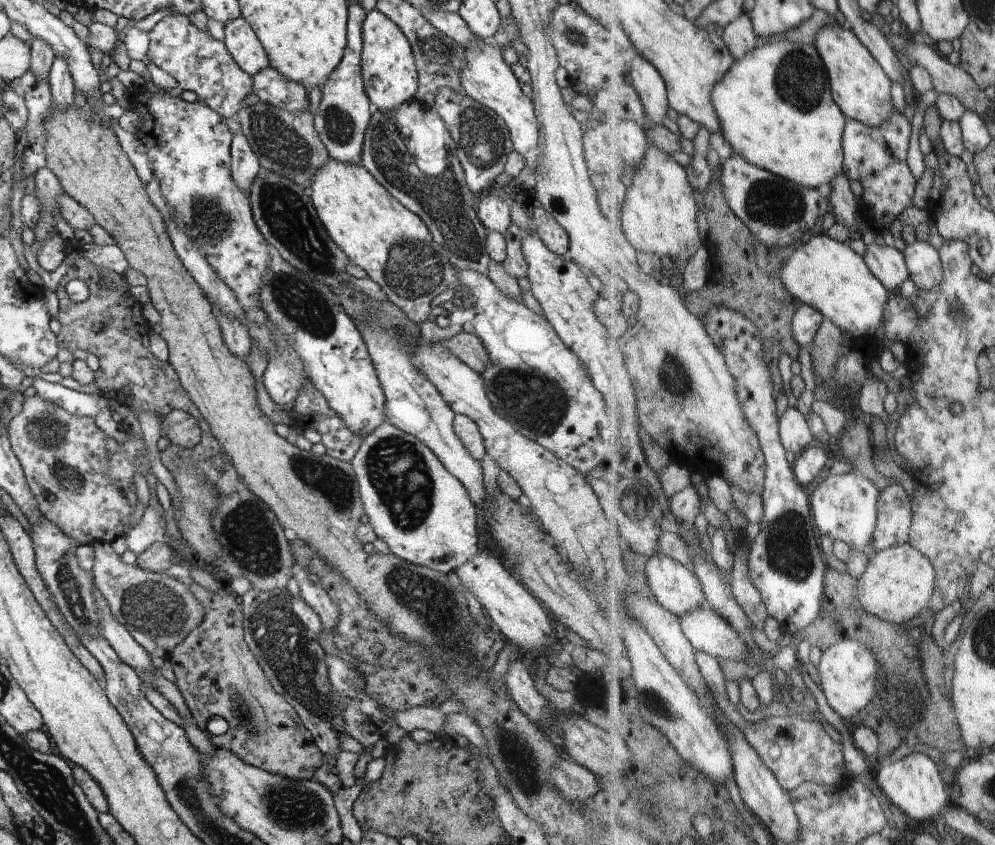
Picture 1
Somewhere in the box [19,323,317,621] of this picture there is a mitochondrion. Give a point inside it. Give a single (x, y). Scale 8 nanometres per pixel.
(249, 535)

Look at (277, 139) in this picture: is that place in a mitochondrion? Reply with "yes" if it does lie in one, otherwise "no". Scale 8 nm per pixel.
yes

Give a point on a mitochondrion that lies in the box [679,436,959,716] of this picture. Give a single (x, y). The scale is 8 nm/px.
(788, 552)

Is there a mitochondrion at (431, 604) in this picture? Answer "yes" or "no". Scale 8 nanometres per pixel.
yes

